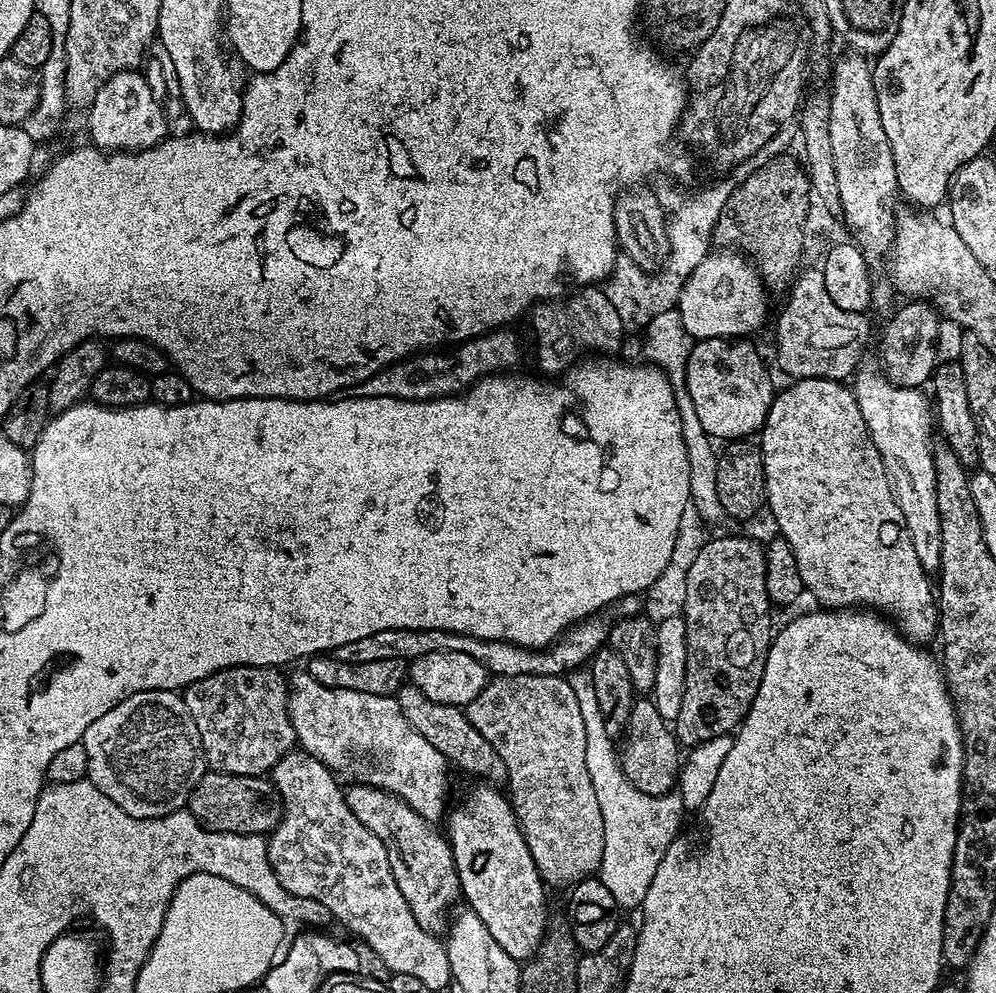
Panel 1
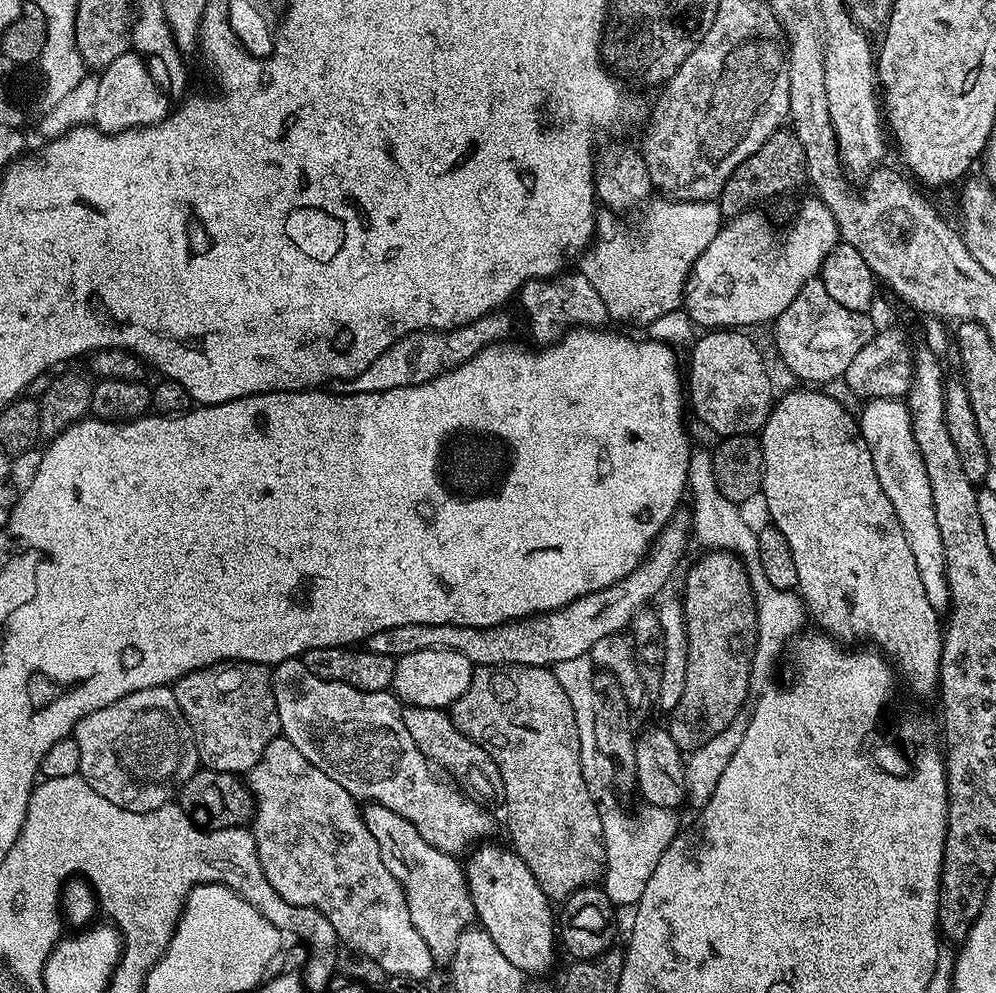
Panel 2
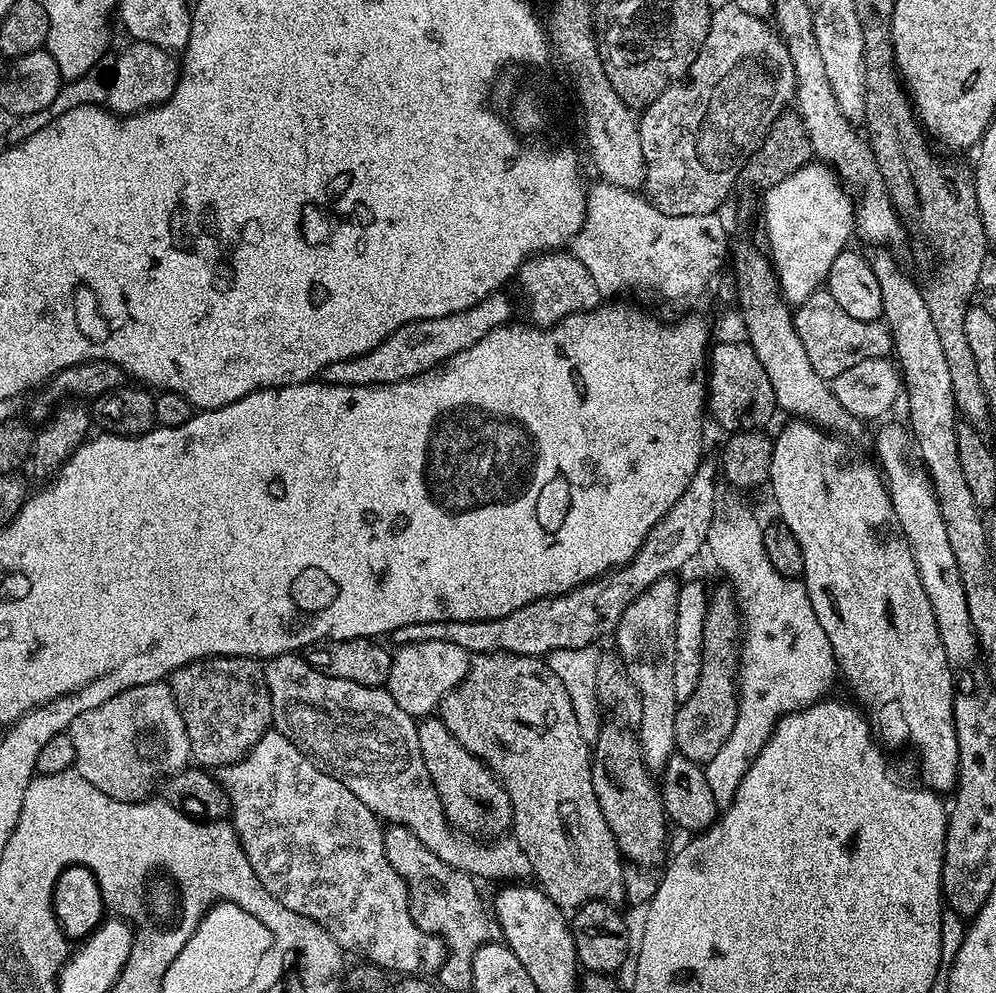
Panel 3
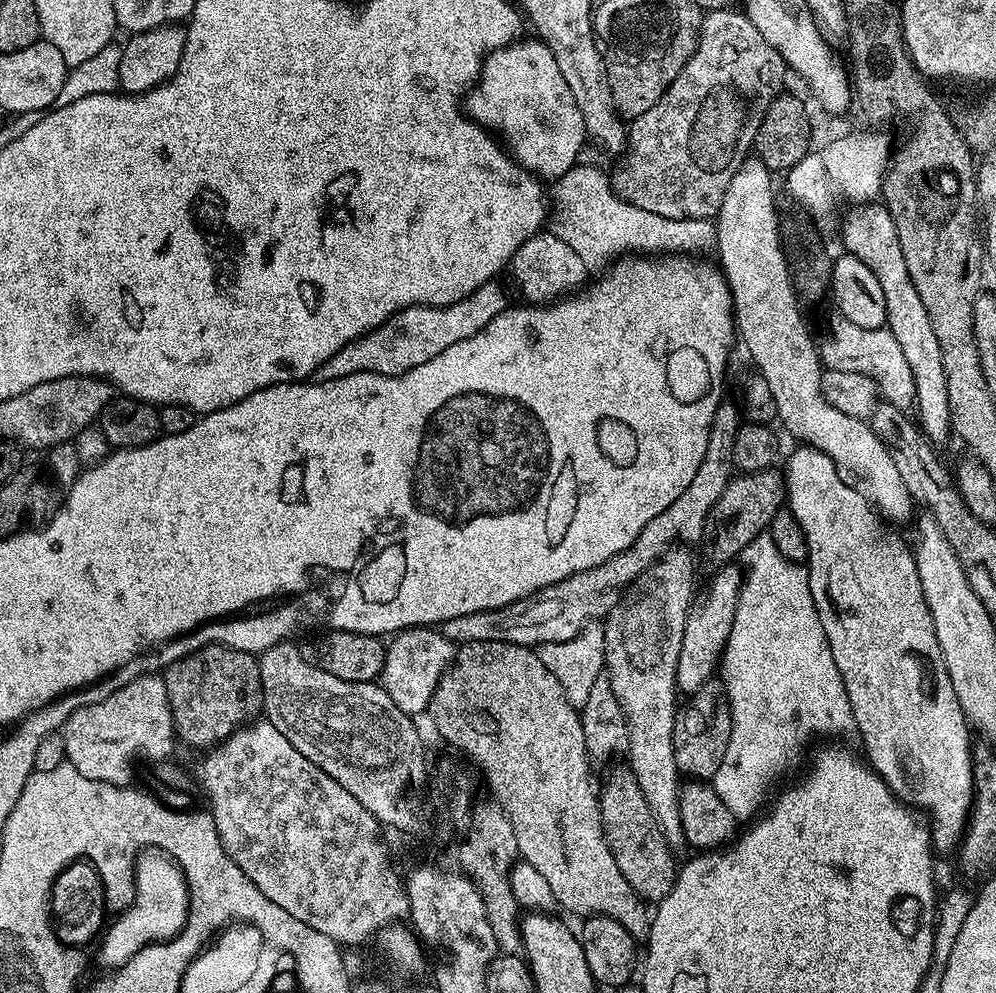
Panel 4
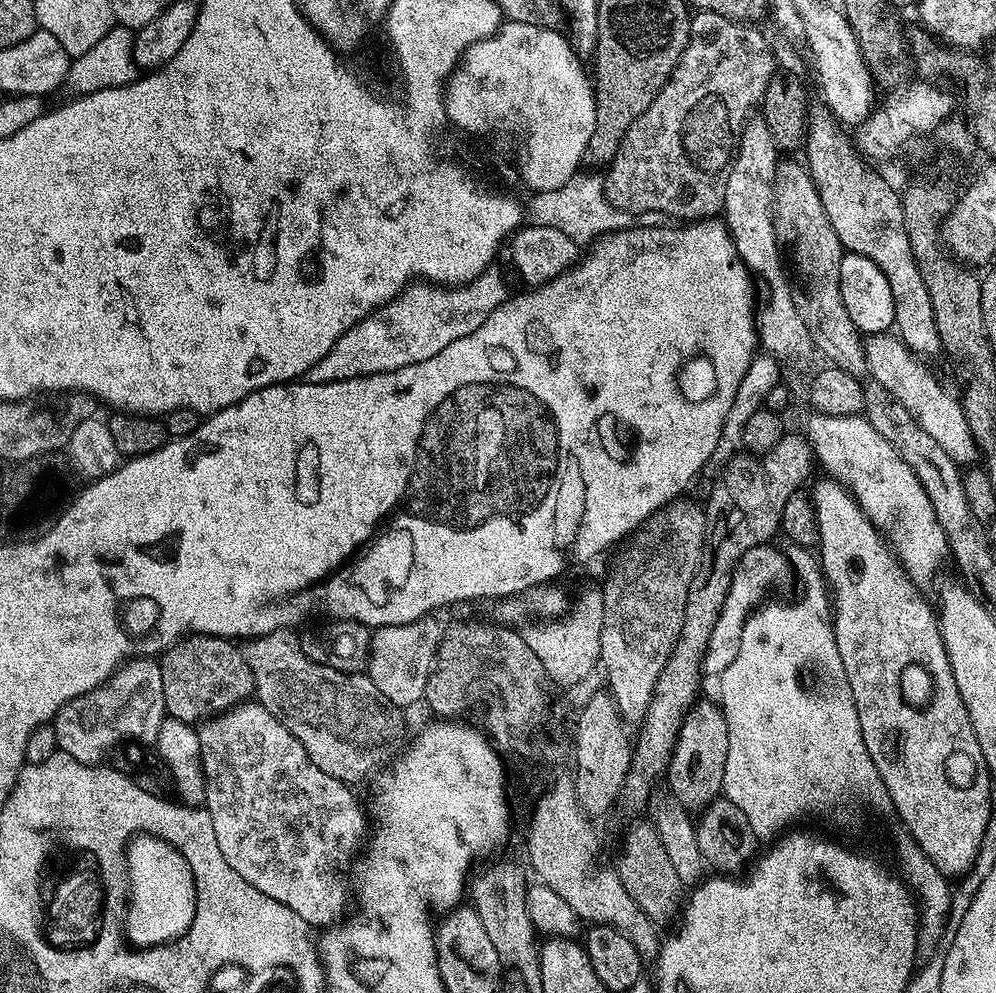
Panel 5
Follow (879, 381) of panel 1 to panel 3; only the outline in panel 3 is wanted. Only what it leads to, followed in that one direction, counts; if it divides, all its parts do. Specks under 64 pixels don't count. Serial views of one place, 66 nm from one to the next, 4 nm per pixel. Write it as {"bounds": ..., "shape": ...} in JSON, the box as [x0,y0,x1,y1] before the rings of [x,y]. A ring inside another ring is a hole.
{"bounds":[876,423,978,665],"shape":[[[903,423],[884,424],[876,432],[876,456],[880,459],[882,479],[888,489],[888,497],[894,506],[894,514],[898,514],[898,522],[906,534],[906,542],[910,546],[910,554],[914,554],[914,566],[918,566],[918,578],[922,578],[922,590],[926,590],[926,598],[930,598],[930,606],[934,610],[934,618],[938,626],[938,634],[942,638],[942,646],[946,650],[949,665],[968,664],[977,659],[978,645],[972,632],[970,610],[966,606],[966,590],[962,586],[962,578],[958,570],[958,562],[954,562],[954,550],[950,550],[950,538],[946,534],[946,522],[942,522],[940,507],[927,475],[915,463],[908,461],[910,452],[910,432]]]}

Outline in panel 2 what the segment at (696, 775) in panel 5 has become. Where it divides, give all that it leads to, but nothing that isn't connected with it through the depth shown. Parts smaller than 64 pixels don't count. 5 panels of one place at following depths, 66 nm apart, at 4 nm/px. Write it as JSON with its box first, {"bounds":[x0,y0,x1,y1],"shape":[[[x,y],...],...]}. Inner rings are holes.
{"bounds":[666,550,756,754],"shape":[[[708,550],[703,555],[689,570],[688,581],[684,584],[683,626],[688,648],[685,689],[676,708],[670,712],[672,721],[666,724],[666,730],[685,754],[691,754],[719,732],[726,731],[741,715],[748,700],[748,684],[753,683],[752,653],[756,651],[756,595],[743,560],[734,552],[719,550]]]}

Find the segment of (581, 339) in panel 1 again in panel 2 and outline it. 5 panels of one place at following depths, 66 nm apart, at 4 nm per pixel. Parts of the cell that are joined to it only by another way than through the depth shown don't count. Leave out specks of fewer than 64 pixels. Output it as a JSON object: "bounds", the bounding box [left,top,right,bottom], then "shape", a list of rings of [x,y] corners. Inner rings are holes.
{"bounds":[518,270,609,345],"shape":[[[580,270],[572,271],[546,280],[530,280],[518,293],[518,301],[528,315],[528,324],[537,345],[555,344],[573,328],[598,328],[609,323],[606,305],[593,283]]]}

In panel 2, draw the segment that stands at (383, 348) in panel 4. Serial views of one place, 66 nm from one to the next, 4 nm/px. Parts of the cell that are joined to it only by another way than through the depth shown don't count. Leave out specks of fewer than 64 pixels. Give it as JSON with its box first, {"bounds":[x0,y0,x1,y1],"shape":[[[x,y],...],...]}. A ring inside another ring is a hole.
{"bounds":[350,310,512,394],"shape":[[[497,310],[470,322],[461,328],[449,328],[443,332],[412,332],[402,337],[390,350],[386,350],[362,374],[352,377],[350,391],[354,394],[370,394],[382,390],[398,390],[402,386],[414,386],[425,384],[435,376],[441,376],[449,372],[451,368],[464,364],[474,354],[478,354],[483,348],[489,348],[491,344],[499,344],[507,341],[512,332],[512,320],[507,316],[507,311]]]}

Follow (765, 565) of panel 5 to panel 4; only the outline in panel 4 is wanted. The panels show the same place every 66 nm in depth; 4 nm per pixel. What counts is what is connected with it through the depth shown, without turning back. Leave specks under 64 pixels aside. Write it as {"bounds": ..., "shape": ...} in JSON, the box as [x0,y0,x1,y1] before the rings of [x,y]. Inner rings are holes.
{"bounds":[676,564,743,696],"shape":[[[735,564],[723,565],[702,603],[699,602],[689,611],[686,627],[683,630],[682,649],[676,667],[677,689],[686,696],[697,692],[713,676],[717,658],[723,653],[733,626],[734,610],[737,608],[737,596],[740,593],[743,571]],[[699,604],[699,605],[698,605]],[[716,657],[716,662],[714,658]]]}

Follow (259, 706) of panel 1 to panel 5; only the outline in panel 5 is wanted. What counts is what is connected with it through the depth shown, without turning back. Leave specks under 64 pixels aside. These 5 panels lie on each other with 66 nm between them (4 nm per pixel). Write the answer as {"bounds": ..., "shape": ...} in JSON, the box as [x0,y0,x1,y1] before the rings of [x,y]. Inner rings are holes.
{"bounds":[158,634,256,725],"shape":[[[189,634],[167,648],[158,663],[162,670],[164,711],[183,724],[199,725],[233,704],[245,703],[256,690],[254,674],[250,674],[241,645],[223,636]]]}

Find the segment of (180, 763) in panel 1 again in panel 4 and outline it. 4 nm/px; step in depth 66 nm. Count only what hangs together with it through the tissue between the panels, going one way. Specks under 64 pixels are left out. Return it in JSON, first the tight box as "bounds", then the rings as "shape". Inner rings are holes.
{"bounds":[62,675,174,785],"shape":[[[163,675],[139,676],[126,686],[114,690],[105,700],[97,700],[94,704],[87,704],[74,710],[74,714],[70,714],[70,718],[63,726],[62,735],[66,742],[67,763],[72,764],[74,770],[78,770],[78,774],[107,784],[131,785],[132,767],[135,766],[136,760],[159,762],[167,761],[172,756],[174,725]]]}

